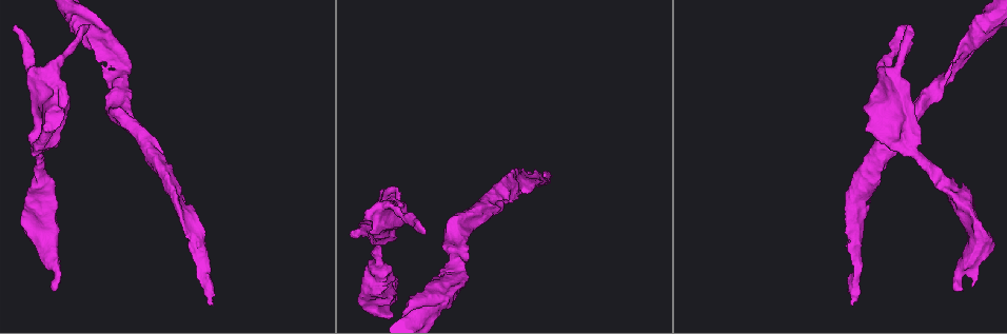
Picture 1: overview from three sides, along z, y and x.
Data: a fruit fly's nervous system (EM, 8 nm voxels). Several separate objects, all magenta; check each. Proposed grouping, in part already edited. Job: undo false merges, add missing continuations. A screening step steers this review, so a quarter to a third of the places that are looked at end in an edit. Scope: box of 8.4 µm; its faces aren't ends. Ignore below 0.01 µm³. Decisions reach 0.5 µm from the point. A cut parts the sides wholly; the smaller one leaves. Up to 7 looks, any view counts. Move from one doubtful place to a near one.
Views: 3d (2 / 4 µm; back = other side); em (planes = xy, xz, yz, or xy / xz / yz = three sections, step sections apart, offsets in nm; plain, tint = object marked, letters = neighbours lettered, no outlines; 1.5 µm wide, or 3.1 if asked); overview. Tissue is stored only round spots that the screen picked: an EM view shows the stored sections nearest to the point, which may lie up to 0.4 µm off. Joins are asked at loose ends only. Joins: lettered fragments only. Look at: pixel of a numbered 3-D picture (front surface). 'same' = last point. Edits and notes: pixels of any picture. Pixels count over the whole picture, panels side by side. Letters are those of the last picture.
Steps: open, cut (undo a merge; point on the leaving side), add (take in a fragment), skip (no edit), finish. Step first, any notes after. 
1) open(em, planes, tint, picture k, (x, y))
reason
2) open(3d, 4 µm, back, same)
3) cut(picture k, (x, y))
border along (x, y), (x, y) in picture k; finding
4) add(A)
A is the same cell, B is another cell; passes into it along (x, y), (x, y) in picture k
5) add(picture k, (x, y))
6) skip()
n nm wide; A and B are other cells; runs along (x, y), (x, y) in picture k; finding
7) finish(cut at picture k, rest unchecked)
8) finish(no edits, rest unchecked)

open(em, planes, letters, picture 1, (86, 24))
branch stops here

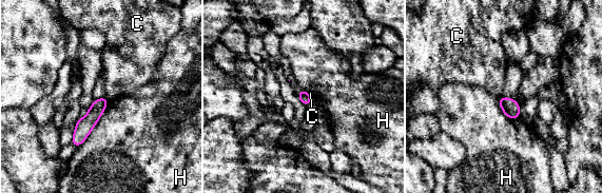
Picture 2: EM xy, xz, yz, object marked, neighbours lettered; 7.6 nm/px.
skip()
H touches over 440 nm; C and H are other cells; border along (104, 96), (109, 99) in picture 2; none of them fits

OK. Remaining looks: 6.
open(3d, 4 µm, back, picture 1, (851, 304))
free end

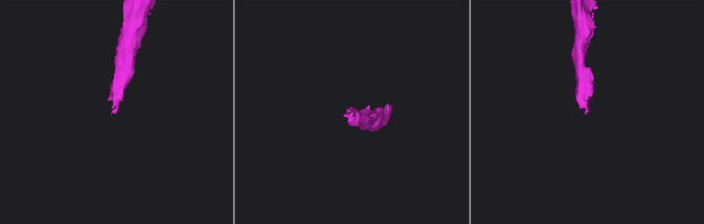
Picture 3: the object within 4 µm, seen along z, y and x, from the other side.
open(em, xz, step 4, tint, picture 3, (587, 113))
shape alone is not enough

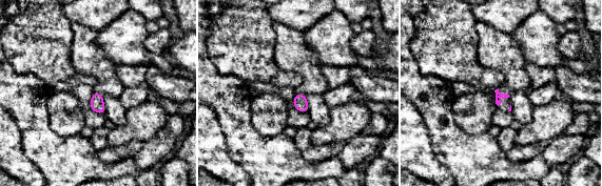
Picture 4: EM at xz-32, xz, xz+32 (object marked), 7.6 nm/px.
open(em, planes, letters, same)

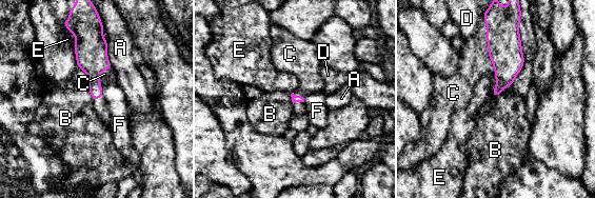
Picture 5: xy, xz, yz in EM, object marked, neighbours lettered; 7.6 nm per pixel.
add(C)
C is the same cell, A, B, D, E and F are other cells; passes into it along (504, 48), (492, 62), (474, 61) in picture 5; the neuron continues

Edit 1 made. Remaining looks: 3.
finish(add at picture 5, rest unchecked)

